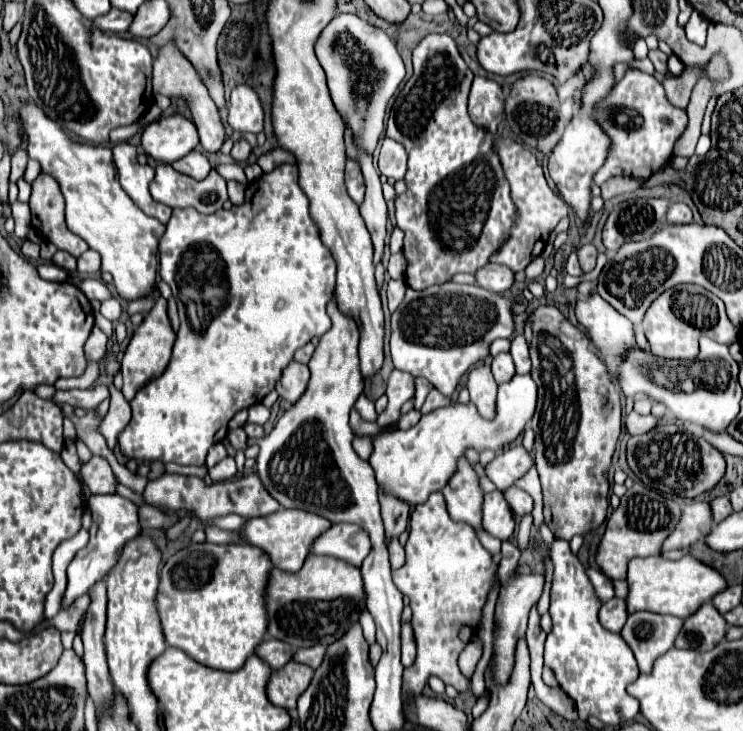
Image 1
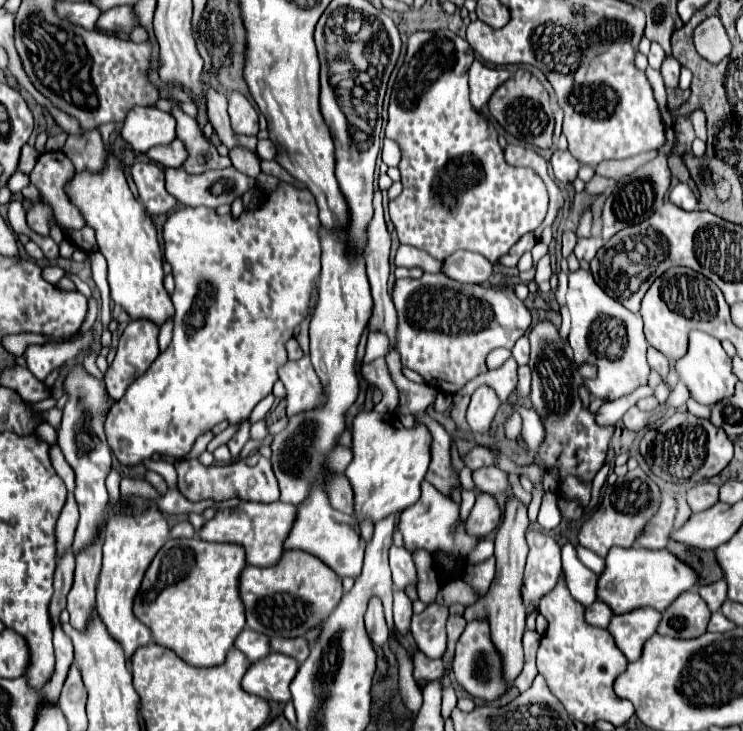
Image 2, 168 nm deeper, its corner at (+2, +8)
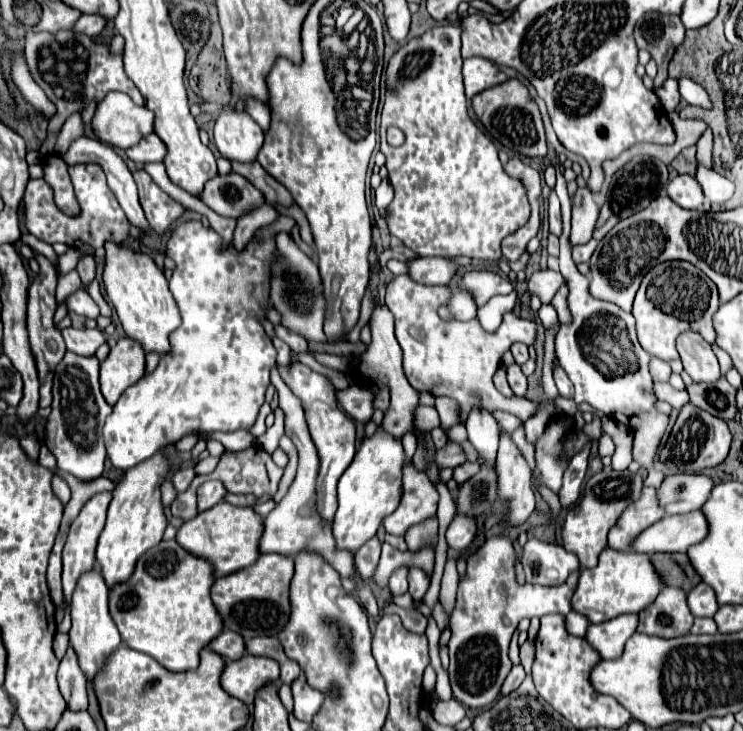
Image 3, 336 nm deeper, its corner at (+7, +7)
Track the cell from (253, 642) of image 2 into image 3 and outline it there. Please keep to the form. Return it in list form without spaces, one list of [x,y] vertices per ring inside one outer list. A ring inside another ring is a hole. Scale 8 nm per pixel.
[[[221,631],[211,643],[209,649],[219,653],[225,659],[239,659],[245,653],[245,641],[241,635],[233,633],[233,631]]]

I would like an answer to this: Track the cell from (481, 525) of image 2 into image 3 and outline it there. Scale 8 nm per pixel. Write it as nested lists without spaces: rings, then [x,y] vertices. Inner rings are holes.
[[[457,515],[451,525],[447,527],[447,545],[455,551],[465,551],[471,541],[475,539],[475,533],[477,533],[477,523],[475,519],[469,519],[469,517],[463,517],[463,515]]]

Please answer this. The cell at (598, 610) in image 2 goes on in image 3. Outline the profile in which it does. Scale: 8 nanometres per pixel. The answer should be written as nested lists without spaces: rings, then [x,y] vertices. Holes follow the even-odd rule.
[[[571,611],[571,613],[565,617],[565,629],[567,629],[567,633],[571,633],[571,635],[575,635],[575,637],[585,637],[587,627],[589,627],[587,617],[577,615],[575,611]]]

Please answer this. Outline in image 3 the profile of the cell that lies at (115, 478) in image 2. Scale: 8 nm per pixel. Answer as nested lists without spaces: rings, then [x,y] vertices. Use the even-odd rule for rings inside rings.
[[[103,491],[103,493],[97,493],[93,495],[89,501],[87,501],[87,511],[91,517],[77,517],[73,523],[71,523],[71,529],[69,529],[69,535],[67,535],[67,543],[63,547],[63,593],[67,597],[67,609],[62,622],[57,626],[57,631],[60,633],[68,633],[71,628],[71,616],[70,616],[70,601],[71,593],[75,589],[75,583],[79,579],[81,573],[93,569],[95,565],[95,547],[97,547],[97,539],[103,531],[103,525],[105,525],[107,507],[109,507],[109,501],[111,501],[111,491]]]

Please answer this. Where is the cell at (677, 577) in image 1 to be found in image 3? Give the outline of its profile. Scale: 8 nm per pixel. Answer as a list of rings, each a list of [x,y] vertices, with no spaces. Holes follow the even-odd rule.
[[[607,547],[601,551],[597,567],[581,569],[577,589],[571,597],[571,607],[573,611],[585,615],[587,621],[603,623],[623,613],[643,611],[657,597],[661,587],[661,577],[649,561],[649,555],[633,551],[615,551]]]

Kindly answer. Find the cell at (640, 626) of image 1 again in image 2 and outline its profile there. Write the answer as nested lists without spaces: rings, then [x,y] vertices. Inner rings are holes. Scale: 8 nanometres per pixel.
[[[636,608],[612,618],[608,630],[628,662],[634,662],[638,656],[642,656],[644,642],[658,630],[658,620],[662,620],[662,612],[654,608]]]

